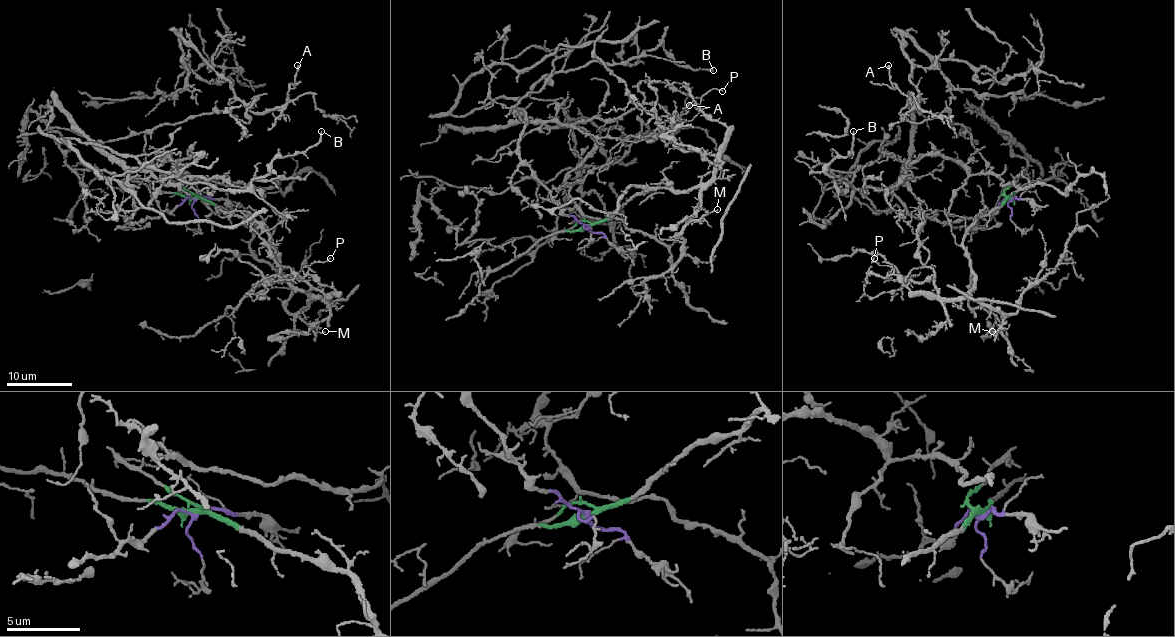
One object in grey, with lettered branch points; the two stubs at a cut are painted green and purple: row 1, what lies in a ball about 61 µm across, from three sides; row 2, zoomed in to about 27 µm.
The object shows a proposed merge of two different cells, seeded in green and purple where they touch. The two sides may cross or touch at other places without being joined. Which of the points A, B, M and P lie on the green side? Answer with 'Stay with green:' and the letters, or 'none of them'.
Stay with green: M, P

